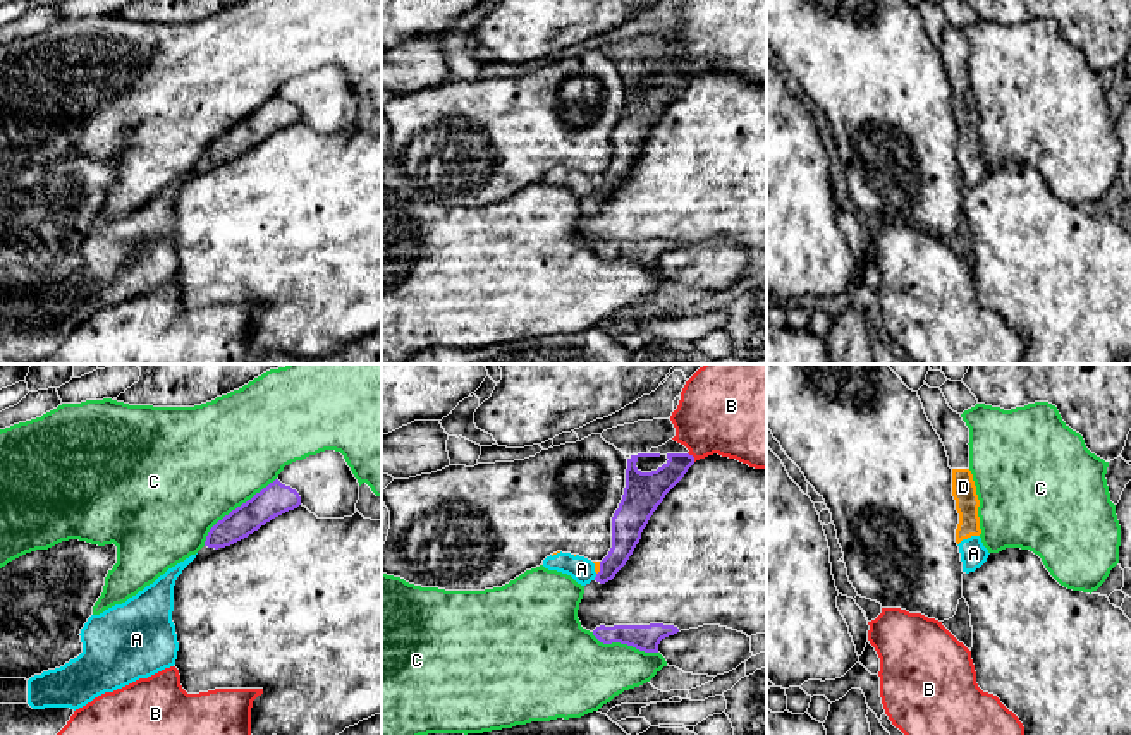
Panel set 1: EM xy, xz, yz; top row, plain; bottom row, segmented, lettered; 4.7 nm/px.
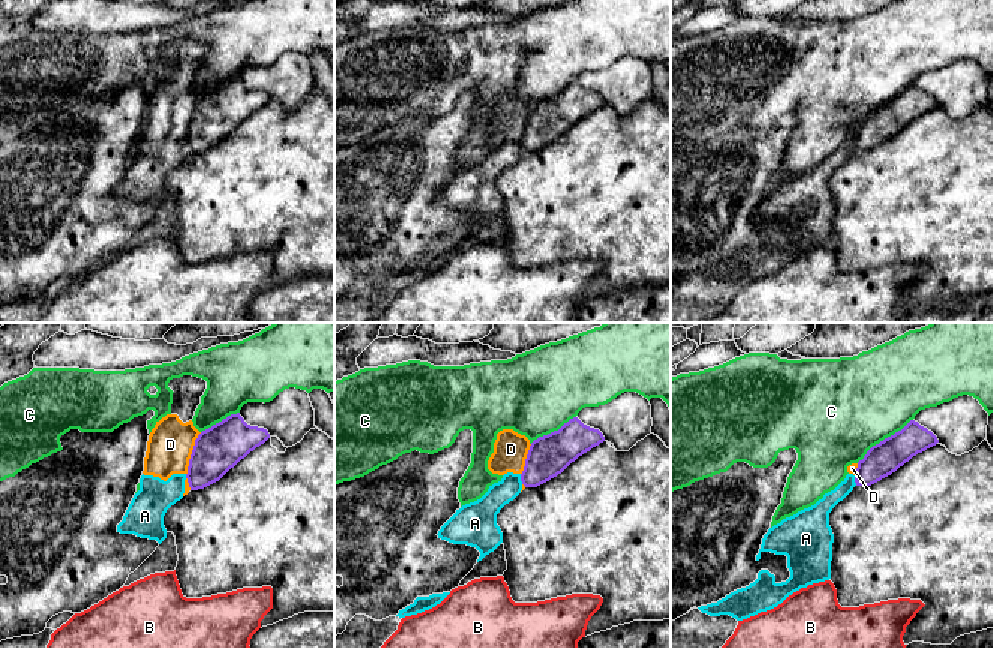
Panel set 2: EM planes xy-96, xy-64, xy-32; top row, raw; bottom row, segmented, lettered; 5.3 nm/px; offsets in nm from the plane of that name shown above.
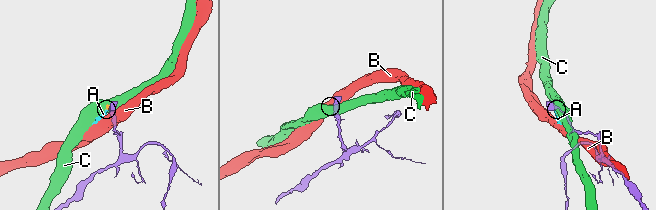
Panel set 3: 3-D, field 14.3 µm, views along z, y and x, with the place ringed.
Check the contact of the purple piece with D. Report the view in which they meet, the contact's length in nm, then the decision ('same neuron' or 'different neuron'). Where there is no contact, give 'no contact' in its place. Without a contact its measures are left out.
contact in xz; length 70 nm; different neuron

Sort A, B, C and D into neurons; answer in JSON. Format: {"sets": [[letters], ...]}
{"sets": [["A", "D"], ["B"], ["C"]]}

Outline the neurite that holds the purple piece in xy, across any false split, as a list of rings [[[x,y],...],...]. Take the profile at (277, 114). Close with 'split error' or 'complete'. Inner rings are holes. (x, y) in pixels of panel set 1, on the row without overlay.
[[[275,94],[251,115],[218,136],[210,144],[205,161],[215,165],[230,161],[258,146],[272,134],[294,125],[299,120],[299,108]]] | complete

